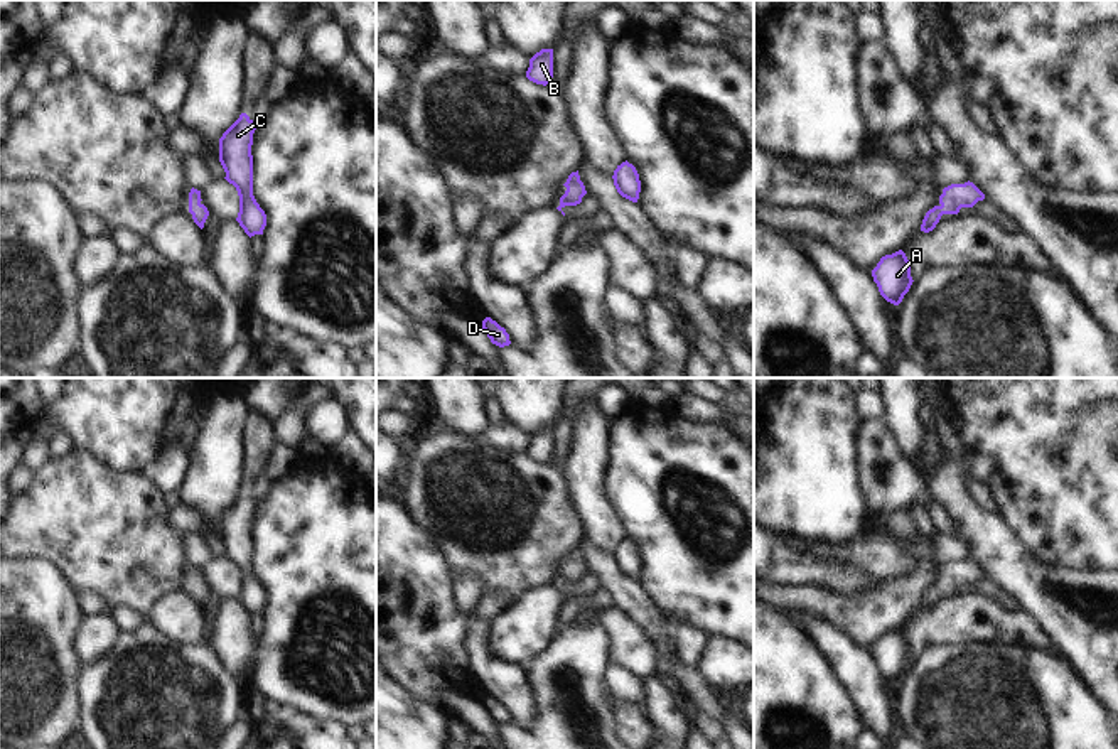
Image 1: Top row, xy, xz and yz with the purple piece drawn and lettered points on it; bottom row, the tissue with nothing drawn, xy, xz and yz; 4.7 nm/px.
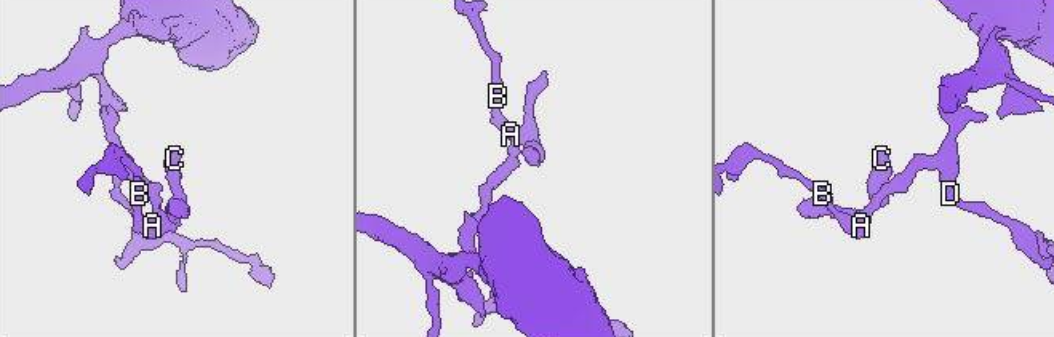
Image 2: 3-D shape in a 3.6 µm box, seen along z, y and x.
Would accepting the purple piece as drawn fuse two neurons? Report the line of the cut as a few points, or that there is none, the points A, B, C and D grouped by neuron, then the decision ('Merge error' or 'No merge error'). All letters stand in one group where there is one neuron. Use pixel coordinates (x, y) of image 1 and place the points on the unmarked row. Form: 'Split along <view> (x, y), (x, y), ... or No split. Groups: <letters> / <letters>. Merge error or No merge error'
No split. Groups: A B C D. No merge error.

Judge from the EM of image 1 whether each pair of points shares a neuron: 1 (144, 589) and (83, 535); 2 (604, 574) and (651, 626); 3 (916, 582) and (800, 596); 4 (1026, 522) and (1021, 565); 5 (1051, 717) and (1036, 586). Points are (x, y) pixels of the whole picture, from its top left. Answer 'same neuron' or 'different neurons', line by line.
1: same neuron
2: same neuron
3: same neuron
4: different neurons
5: different neurons

